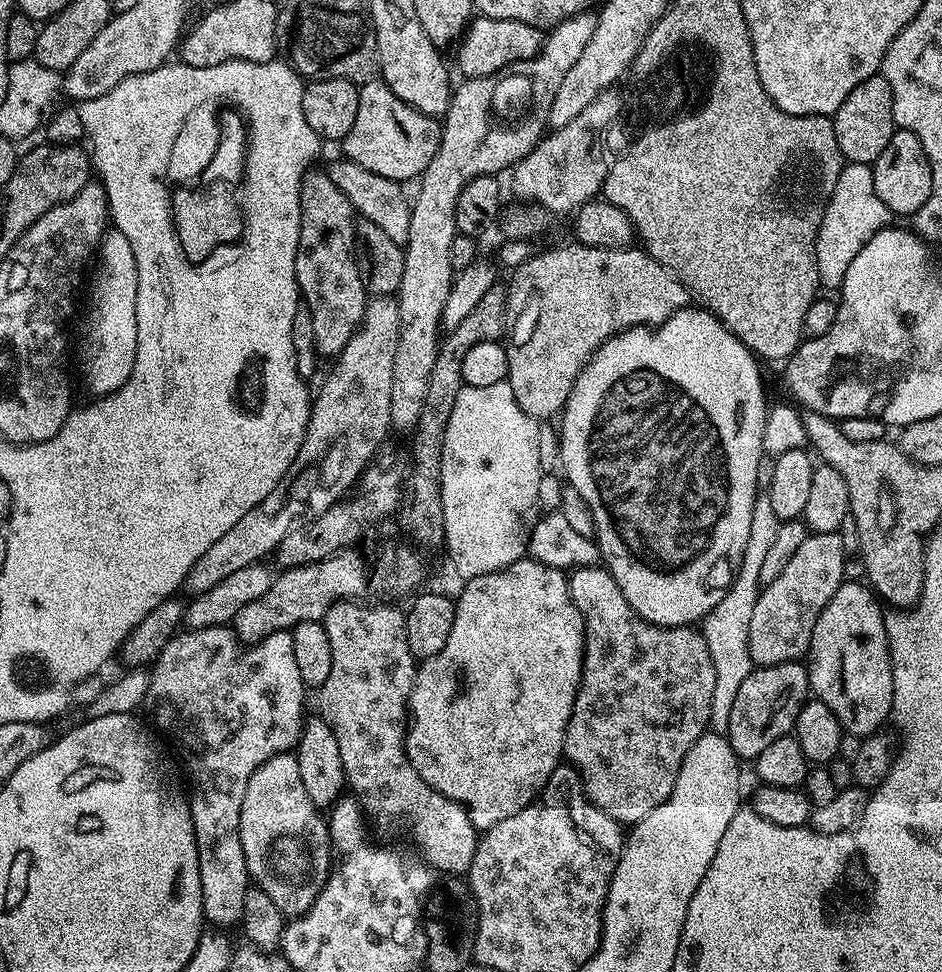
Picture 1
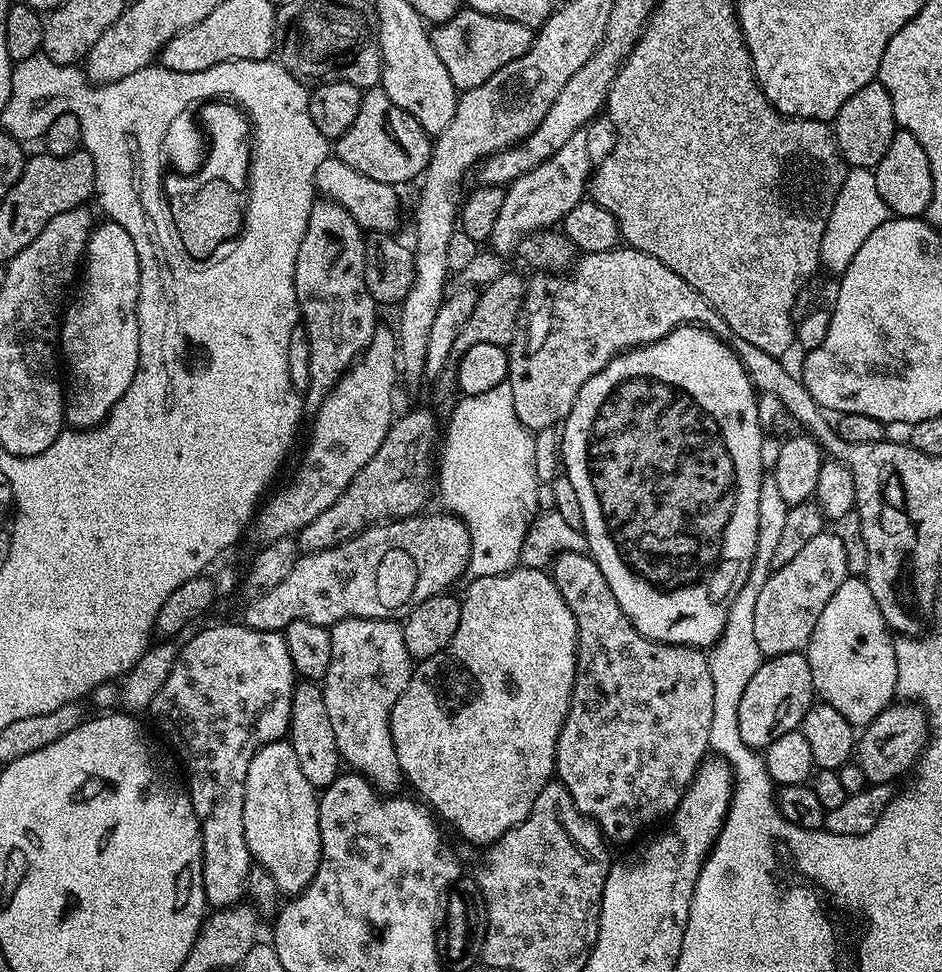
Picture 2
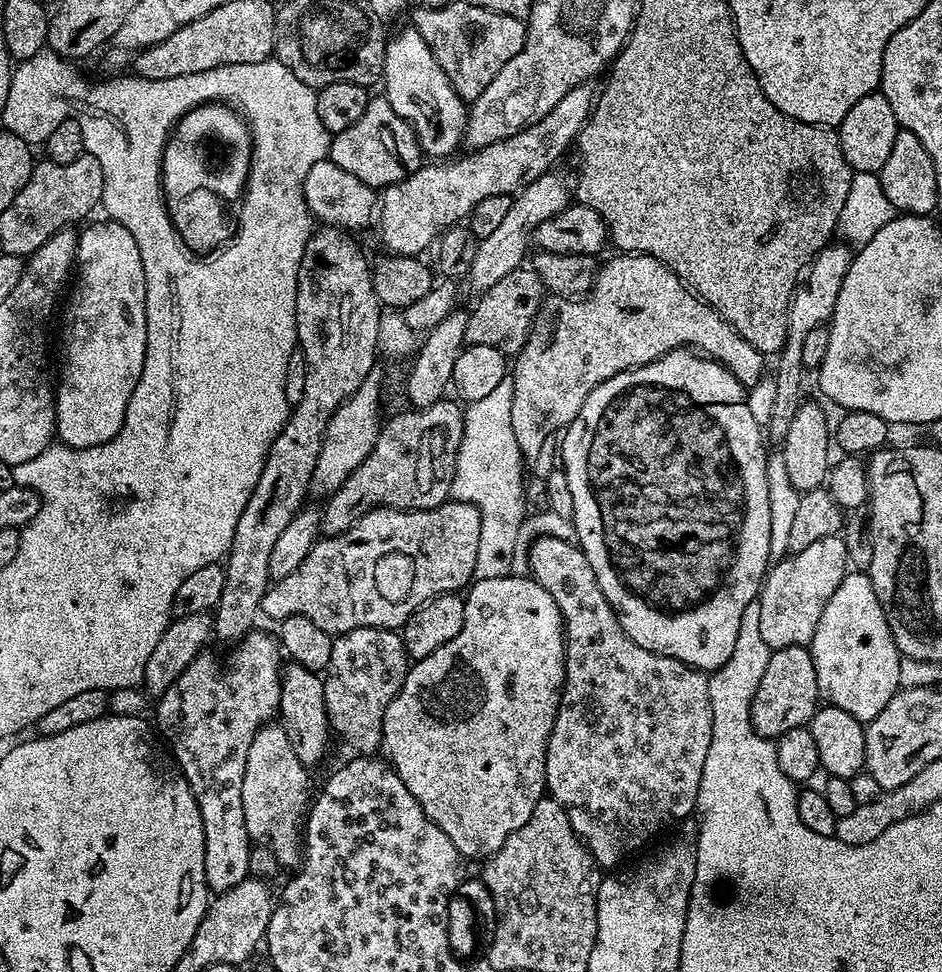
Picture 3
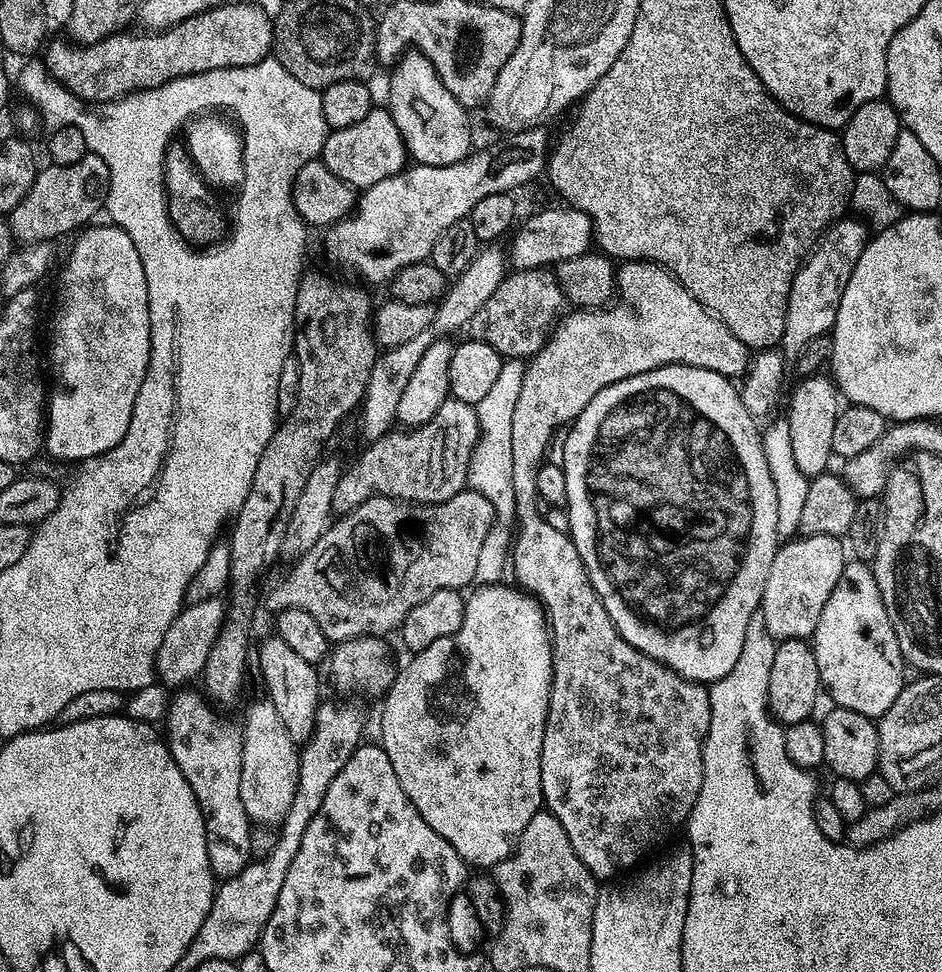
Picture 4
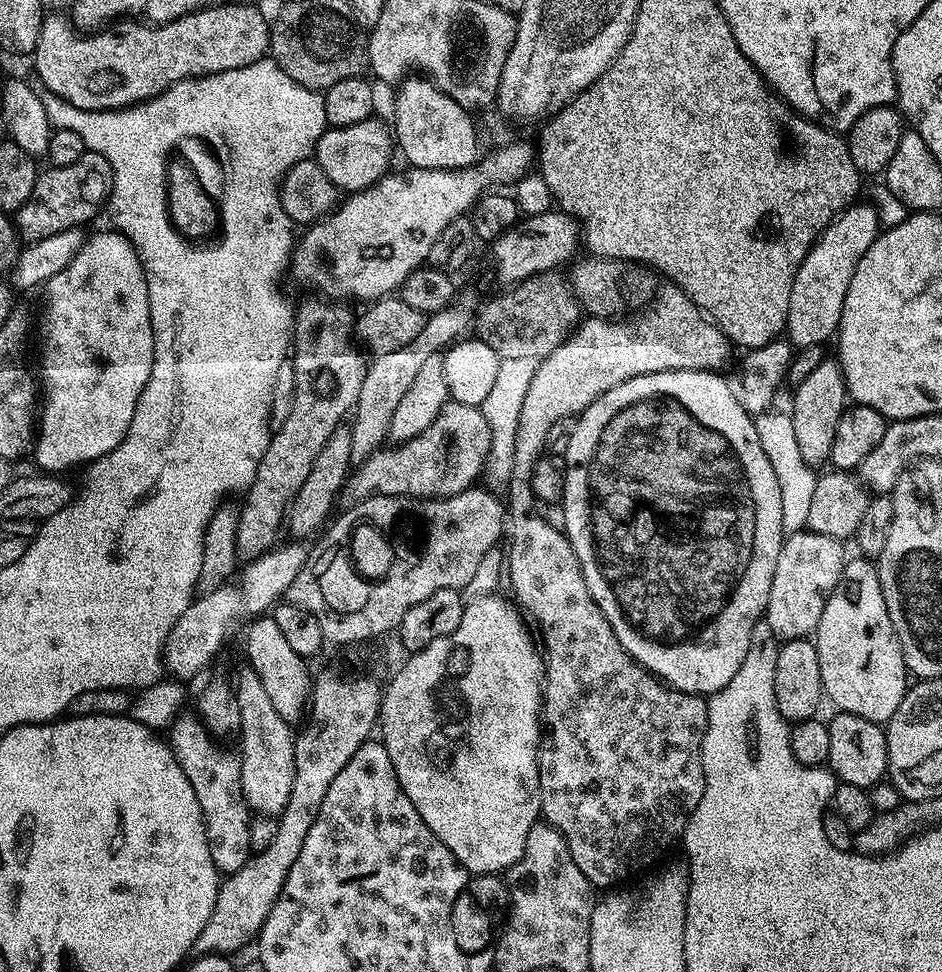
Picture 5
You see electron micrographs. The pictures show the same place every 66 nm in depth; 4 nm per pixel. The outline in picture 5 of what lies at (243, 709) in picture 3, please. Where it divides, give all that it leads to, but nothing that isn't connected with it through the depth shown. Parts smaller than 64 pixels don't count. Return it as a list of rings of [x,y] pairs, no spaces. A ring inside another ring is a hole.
[[[181,717],[170,729],[170,747],[178,766],[182,766],[182,774],[190,778],[190,786],[194,786],[194,795],[198,798],[198,806],[202,806],[206,838],[210,846],[210,858],[214,862],[217,873],[231,874],[242,870],[242,866],[253,855],[250,846],[250,822],[252,816],[248,803],[244,800],[244,791],[240,781],[240,756],[235,753],[218,752],[207,728],[199,719],[190,720]]]

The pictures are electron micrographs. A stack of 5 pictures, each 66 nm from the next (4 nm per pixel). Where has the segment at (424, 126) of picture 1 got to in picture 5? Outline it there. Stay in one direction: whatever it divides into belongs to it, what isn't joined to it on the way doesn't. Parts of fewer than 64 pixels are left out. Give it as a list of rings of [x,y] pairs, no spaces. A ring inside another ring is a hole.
[[[379,118],[363,120],[354,126],[329,127],[318,138],[314,159],[322,173],[341,193],[360,192],[372,184],[377,184],[383,176],[389,175],[388,163],[394,152],[394,132]]]

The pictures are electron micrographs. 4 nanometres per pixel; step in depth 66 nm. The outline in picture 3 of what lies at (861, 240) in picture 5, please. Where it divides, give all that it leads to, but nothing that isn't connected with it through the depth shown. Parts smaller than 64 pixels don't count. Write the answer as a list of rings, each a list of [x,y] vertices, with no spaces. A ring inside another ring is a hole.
[[[830,242],[825,245],[812,260],[805,271],[803,280],[797,285],[792,295],[792,301],[788,309],[787,338],[778,353],[778,364],[774,371],[773,380],[777,387],[776,399],[773,403],[773,411],[770,419],[765,425],[764,436],[769,445],[774,444],[776,448],[781,447],[790,430],[790,424],[794,415],[800,408],[802,397],[802,345],[810,331],[823,327],[832,317],[834,306],[837,304],[838,294],[841,292],[842,282],[845,281],[846,270],[852,264],[853,253],[851,249],[842,242]]]

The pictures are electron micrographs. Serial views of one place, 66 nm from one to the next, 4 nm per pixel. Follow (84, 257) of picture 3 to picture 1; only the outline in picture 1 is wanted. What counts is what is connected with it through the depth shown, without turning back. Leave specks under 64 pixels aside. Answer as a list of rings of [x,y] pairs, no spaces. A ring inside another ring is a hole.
[[[109,230],[100,240],[98,255],[94,260],[96,273],[92,276],[92,297],[88,300],[88,309],[84,312],[84,321],[80,324],[80,356],[88,360],[84,364],[84,384],[99,398],[109,392],[118,390],[130,378],[136,361],[138,346],[138,322],[136,321],[136,299],[138,298],[138,270],[134,262],[134,250],[130,250],[130,242],[126,234]]]

